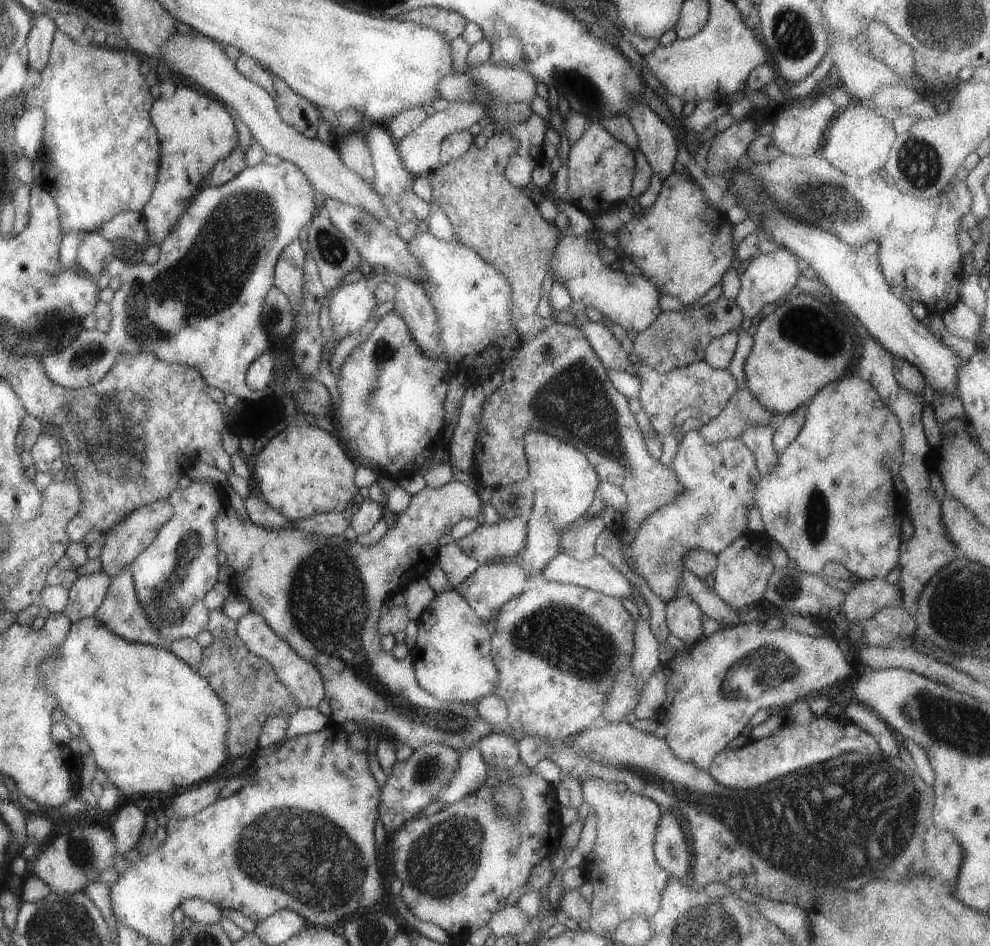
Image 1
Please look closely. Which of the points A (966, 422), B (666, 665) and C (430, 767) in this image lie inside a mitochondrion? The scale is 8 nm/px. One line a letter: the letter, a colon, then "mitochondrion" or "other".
A: other
B: other
C: mitochondrion

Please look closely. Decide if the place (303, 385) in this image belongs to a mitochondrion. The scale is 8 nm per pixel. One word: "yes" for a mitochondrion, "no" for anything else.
no

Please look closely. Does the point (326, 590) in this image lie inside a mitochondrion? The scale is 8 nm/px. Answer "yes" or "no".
yes

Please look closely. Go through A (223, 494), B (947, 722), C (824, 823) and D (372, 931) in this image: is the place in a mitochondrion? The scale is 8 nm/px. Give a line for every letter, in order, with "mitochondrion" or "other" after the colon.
A: other
B: mitochondrion
C: mitochondrion
D: mitochondrion

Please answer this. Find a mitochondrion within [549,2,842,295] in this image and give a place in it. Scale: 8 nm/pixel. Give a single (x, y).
(793, 35)

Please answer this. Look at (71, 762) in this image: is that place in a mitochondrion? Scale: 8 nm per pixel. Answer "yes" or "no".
no

